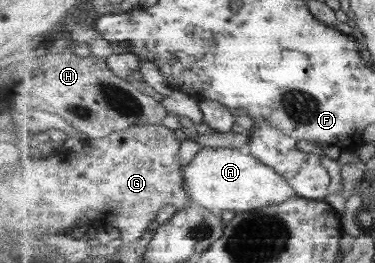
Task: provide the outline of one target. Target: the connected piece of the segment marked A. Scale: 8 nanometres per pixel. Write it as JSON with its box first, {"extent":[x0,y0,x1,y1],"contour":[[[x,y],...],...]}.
{"extent":[184,147,298,215],"contour":[[[202,147],[185,165],[184,180],[194,205],[208,208],[215,215],[228,210],[236,214],[261,210],[262,207],[286,202],[298,194],[285,176],[252,154],[244,155],[239,148]]]}

